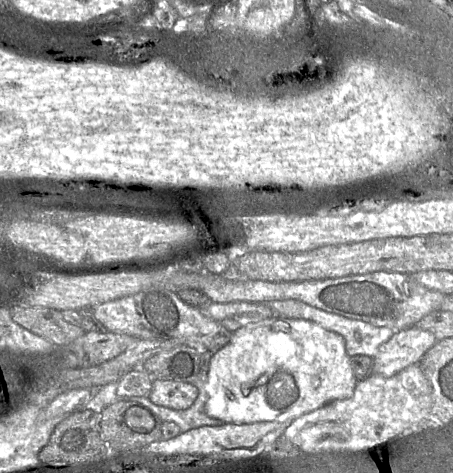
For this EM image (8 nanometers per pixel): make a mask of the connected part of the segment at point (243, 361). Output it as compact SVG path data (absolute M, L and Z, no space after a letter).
M273 317L232 332L230 341L213 352L205 383L205 412L225 423L291 423L329 402L352 397L357 382L342 336L308 320Z

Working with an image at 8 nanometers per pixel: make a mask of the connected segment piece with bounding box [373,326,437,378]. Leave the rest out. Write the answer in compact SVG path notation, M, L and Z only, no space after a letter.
M417 326L396 330L373 357L373 374L385 378L398 374L408 366L419 363L436 342L437 339L431 332Z

